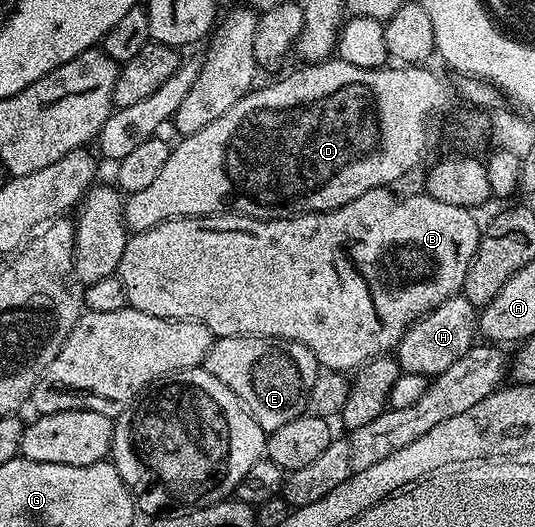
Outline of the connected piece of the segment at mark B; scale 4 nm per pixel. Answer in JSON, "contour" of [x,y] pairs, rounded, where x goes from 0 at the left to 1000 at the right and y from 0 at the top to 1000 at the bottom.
{"contour":[[[703,357],[686,361],[686,368],[671,368],[649,391],[634,391],[617,402],[570,402],[563,410],[538,410],[520,417],[486,417],[467,410],[449,410],[443,402],[404,402],[398,410],[336,410],[325,417],[308,417],[293,425],[282,436],[250,440],[234,457],[230,490],[222,490],[222,505],[215,518],[226,533],[234,552],[236,579],[252,588],[267,588],[267,596],[290,596],[297,603],[320,603],[321,607],[370,607],[387,626],[398,630],[400,639],[407,638],[505,638],[507,641],[529,641],[544,649],[559,649],[572,657],[589,672],[594,693],[602,700],[622,691],[615,676],[622,676],[622,653],[600,653],[600,531],[622,531],[622,516],[607,516],[607,501],[622,501],[622,471],[645,471],[645,478],[660,478],[667,486],[667,501],[675,501],[675,516],[690,524],[690,539],[705,546],[705,531],[697,524],[712,524],[712,516],[697,516],[697,486],[727,463],[735,478],[742,478],[742,592],[772,592],[772,584],[794,584],[794,577],[806,577],[817,584],[821,577],[836,565],[856,560],[869,545],[873,512],[892,480],[892,469],[899,457],[903,438],[901,427],[892,427],[892,417],[882,400],[858,391],[836,391],[836,383],[821,383],[813,376],[781,368],[781,372],[757,372],[748,380],[742,372],[733,372],[727,357]]]}

